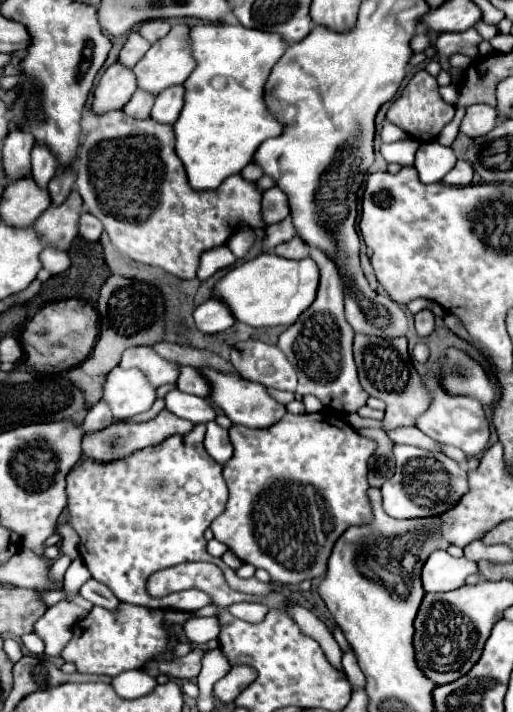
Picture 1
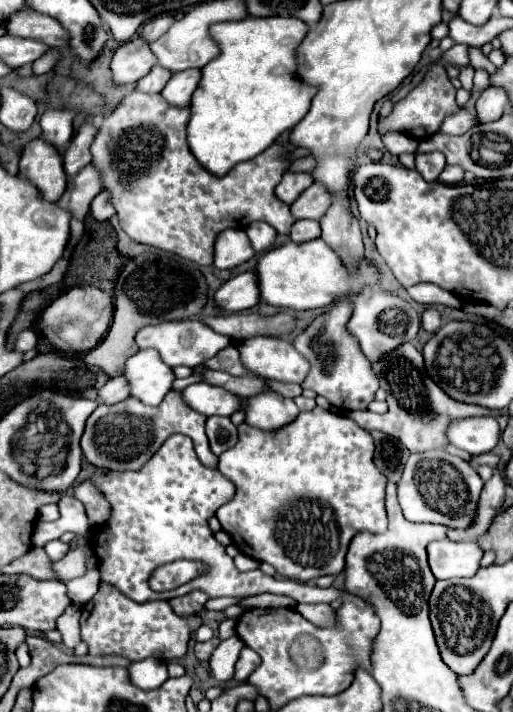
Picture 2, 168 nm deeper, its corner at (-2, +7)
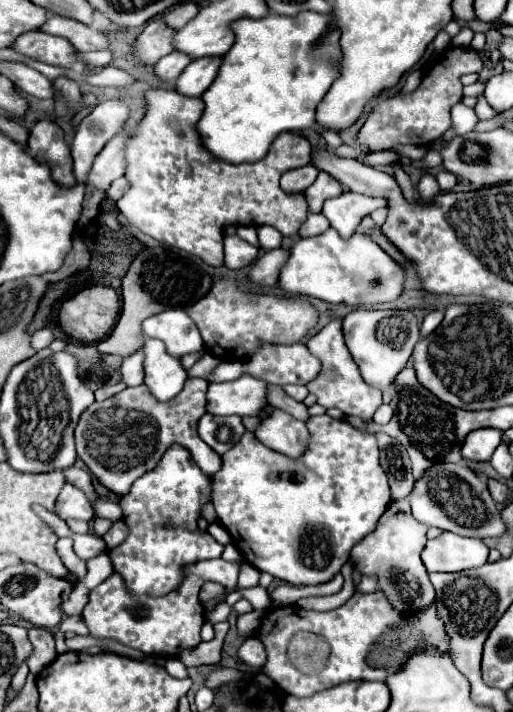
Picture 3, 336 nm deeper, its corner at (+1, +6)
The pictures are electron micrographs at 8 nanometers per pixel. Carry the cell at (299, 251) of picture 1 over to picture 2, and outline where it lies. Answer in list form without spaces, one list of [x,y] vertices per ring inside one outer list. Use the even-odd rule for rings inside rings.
[[[298,220],[294,222],[292,232],[290,232],[290,240],[298,244],[314,240],[318,236],[320,236],[320,224],[316,220]]]

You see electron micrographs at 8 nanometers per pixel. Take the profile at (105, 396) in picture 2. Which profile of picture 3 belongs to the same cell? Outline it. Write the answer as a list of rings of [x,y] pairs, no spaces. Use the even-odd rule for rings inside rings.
[[[139,349],[137,353],[125,357],[123,365],[121,365],[121,373],[123,373],[123,383],[127,383],[129,387],[137,387],[143,383],[143,349]]]

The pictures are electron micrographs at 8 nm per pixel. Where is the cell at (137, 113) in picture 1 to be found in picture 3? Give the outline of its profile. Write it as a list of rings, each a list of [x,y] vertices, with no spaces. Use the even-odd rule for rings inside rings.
[[[173,51],[173,53],[165,55],[159,63],[155,63],[155,73],[163,81],[175,81],[189,63],[191,63],[189,57],[185,57],[183,53]]]

